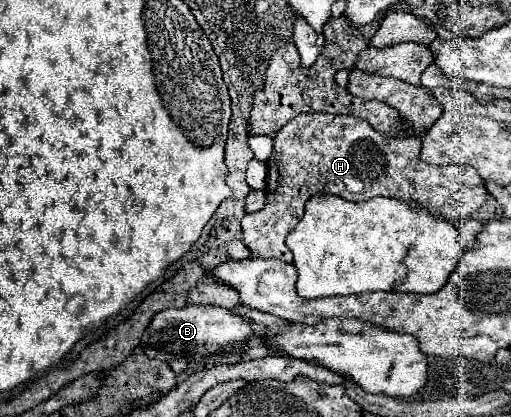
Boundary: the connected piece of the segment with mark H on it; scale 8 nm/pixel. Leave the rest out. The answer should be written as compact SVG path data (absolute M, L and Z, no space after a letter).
M298 115L274 135L274 151L266 161L266 205L242 217L240 231L244 245L256 257L274 257L292 263L292 253L284 239L302 219L306 201L316 193L338 195L346 201L368 201L382 195L408 205L422 205L432 215L450 221L466 221L488 197L484 179L468 165L438 167L420 161L420 143L416 137L390 139L380 135L368 121L352 115Z

